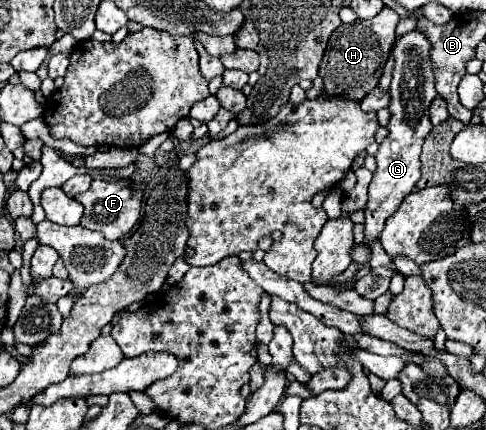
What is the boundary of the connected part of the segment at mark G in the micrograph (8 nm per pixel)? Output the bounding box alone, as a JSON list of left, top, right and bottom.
[351,29,437,267]

